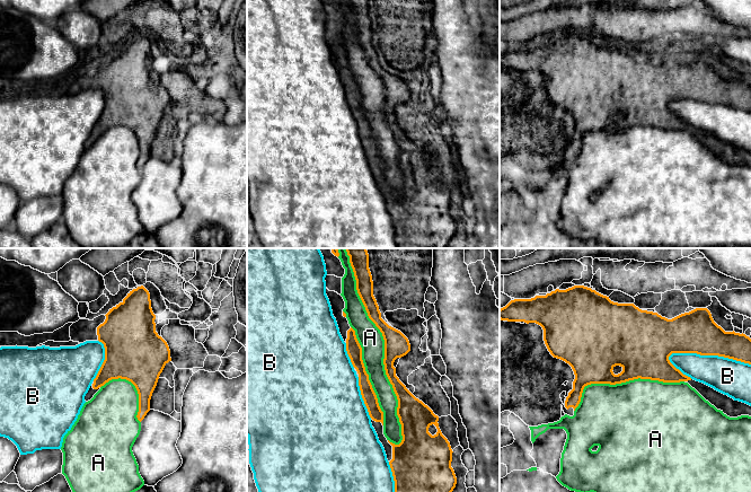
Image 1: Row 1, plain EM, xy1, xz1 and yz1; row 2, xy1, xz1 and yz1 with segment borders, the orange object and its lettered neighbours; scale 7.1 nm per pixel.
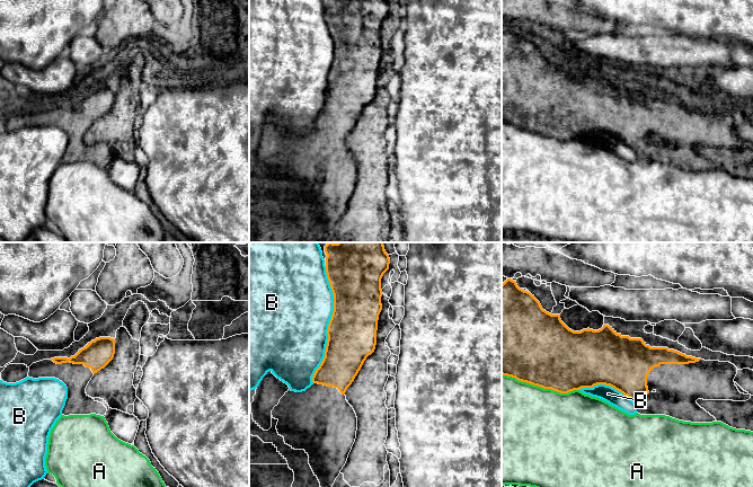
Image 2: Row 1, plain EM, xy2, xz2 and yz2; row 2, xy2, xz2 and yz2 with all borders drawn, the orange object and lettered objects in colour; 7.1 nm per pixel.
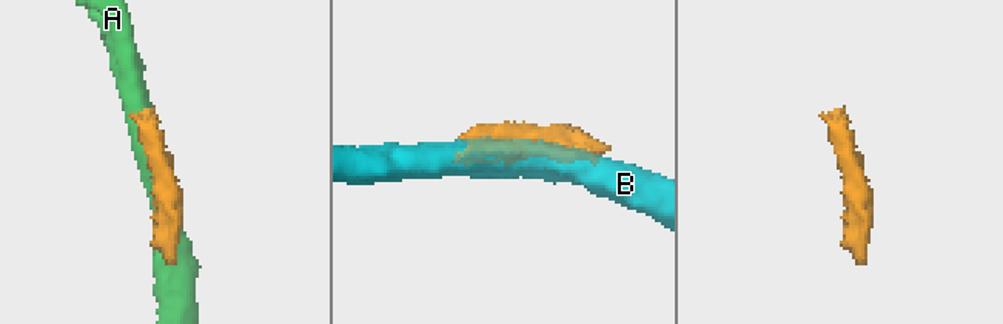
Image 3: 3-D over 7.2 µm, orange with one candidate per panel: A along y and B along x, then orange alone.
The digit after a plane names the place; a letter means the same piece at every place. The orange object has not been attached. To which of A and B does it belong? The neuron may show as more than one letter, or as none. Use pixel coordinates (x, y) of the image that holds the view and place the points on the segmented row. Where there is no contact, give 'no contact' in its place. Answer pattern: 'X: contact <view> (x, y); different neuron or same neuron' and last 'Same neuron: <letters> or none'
A: contact xz1 (385, 346); different neuron
B: contact xz2 (328, 325); different neuron
Same neuron: none

